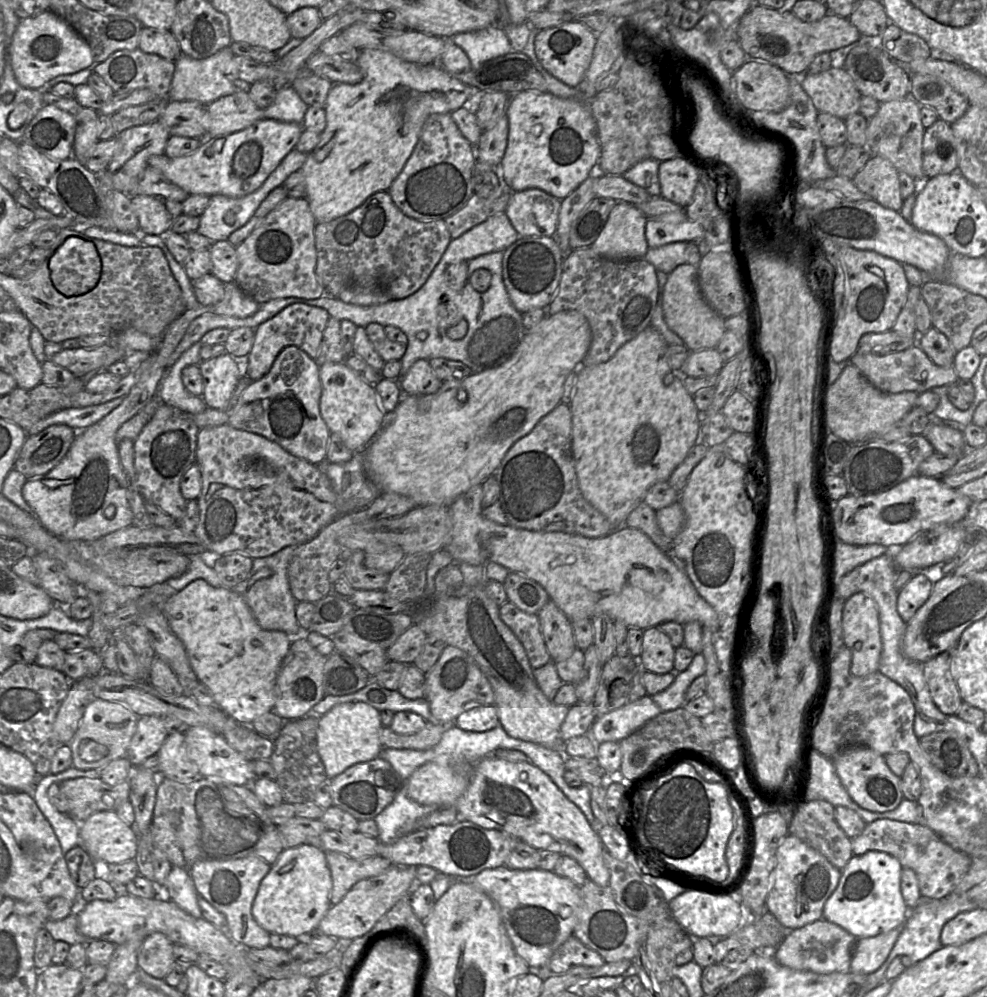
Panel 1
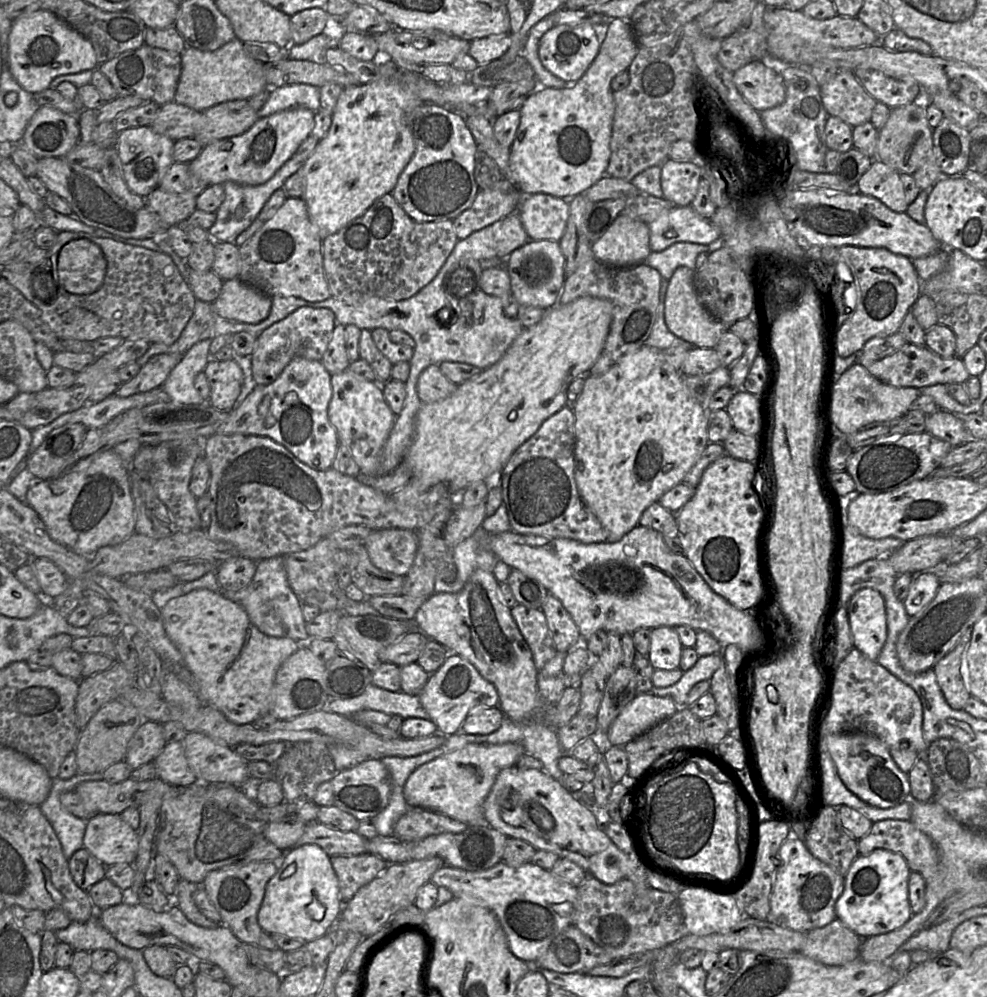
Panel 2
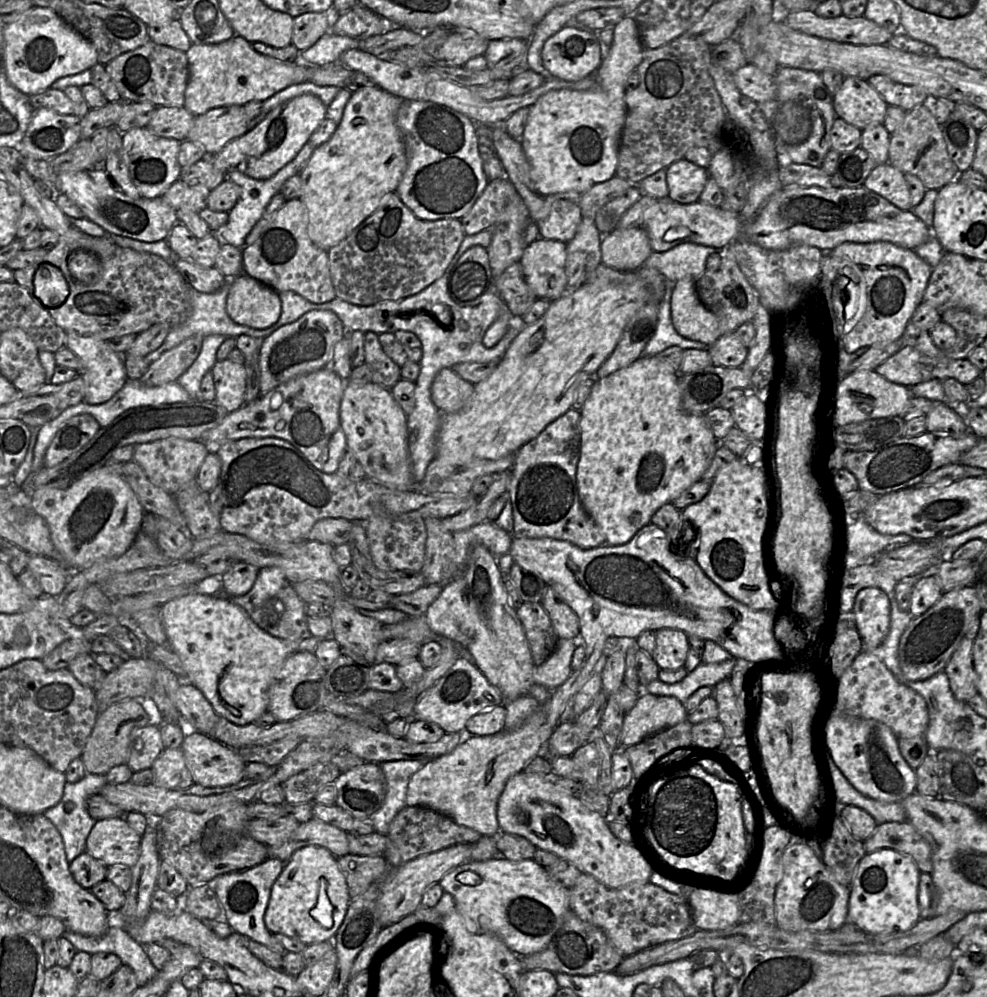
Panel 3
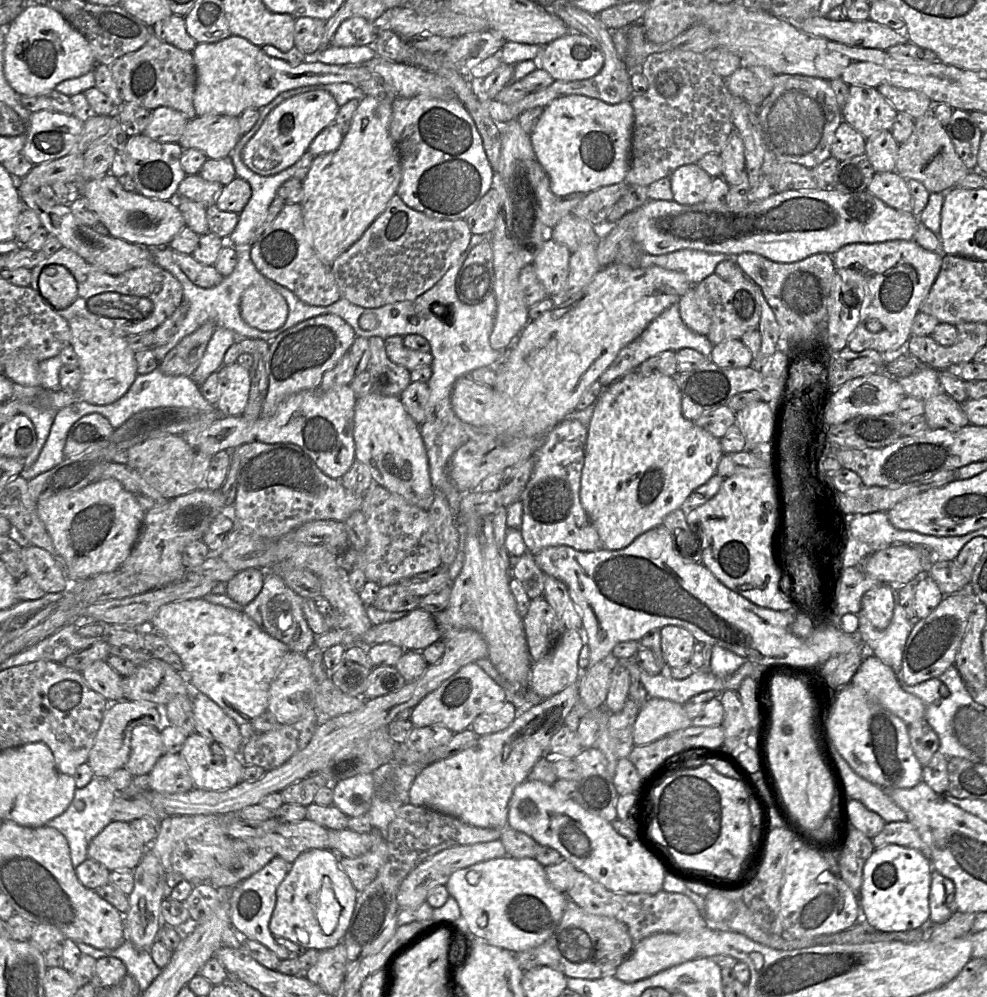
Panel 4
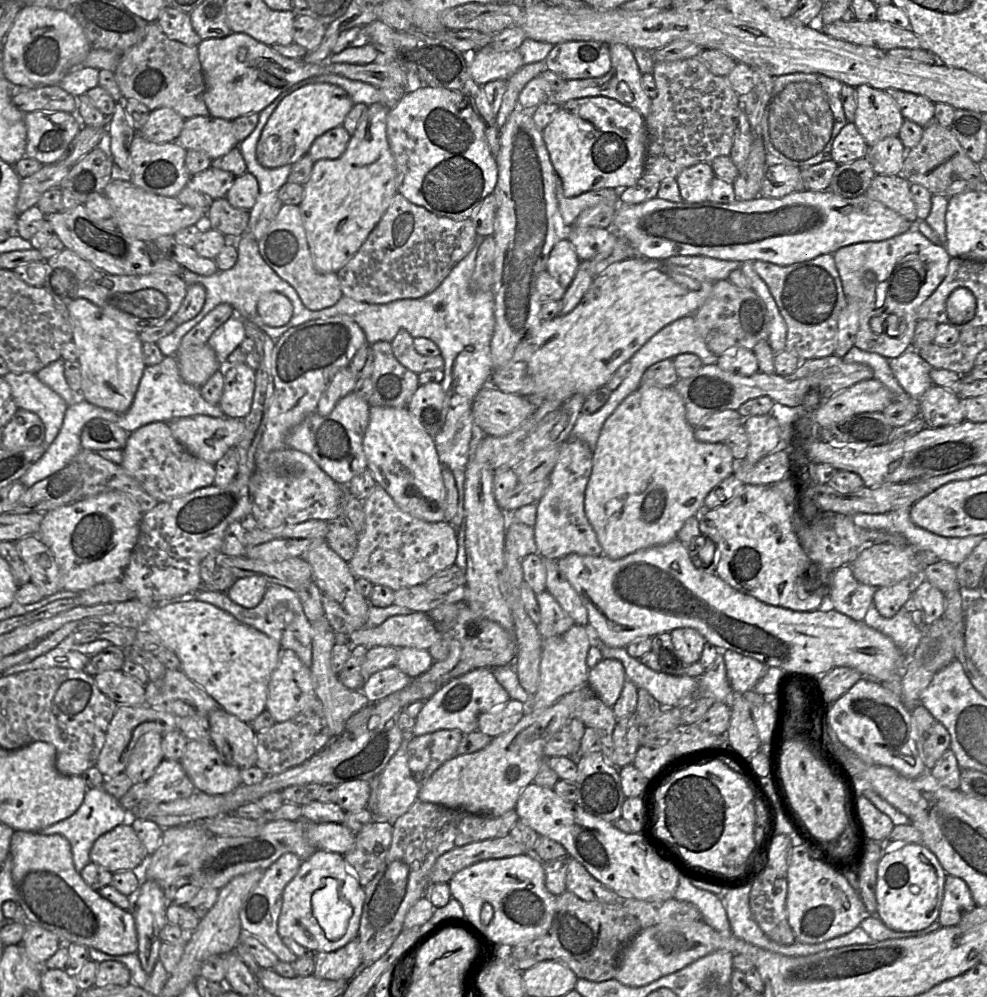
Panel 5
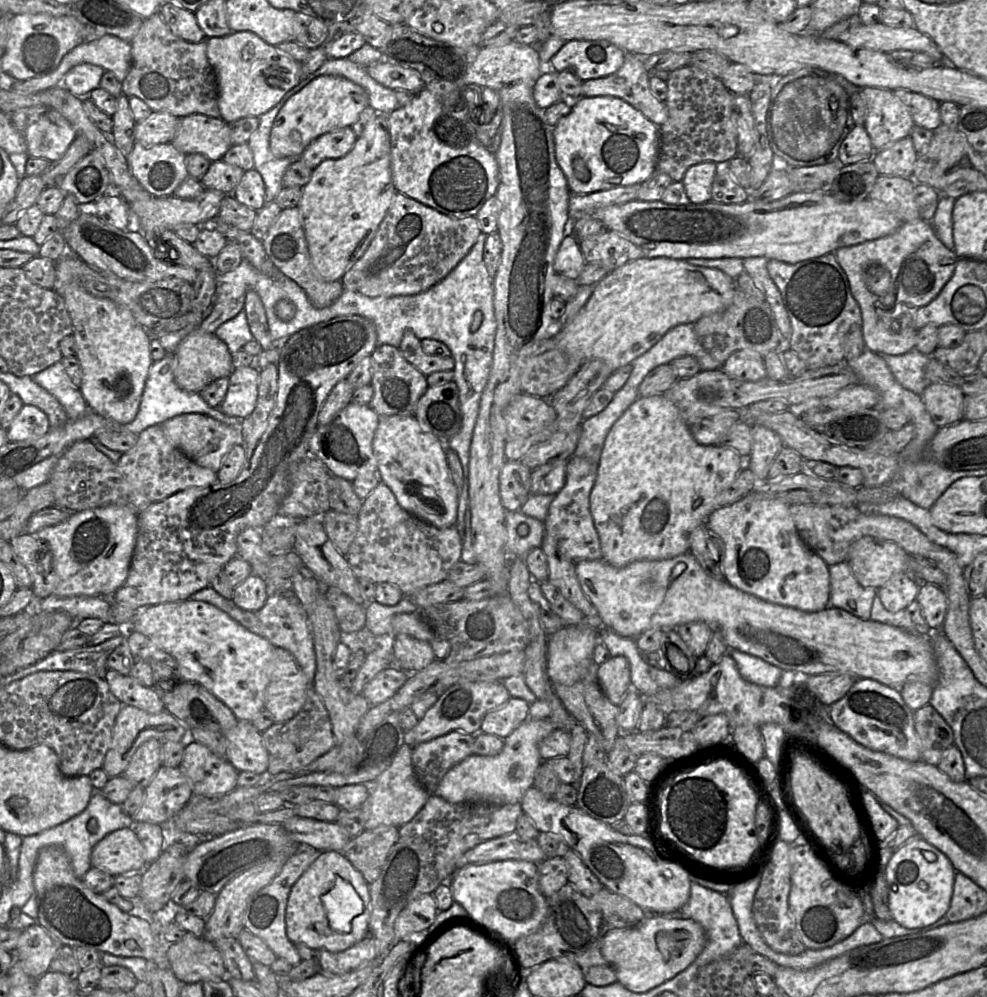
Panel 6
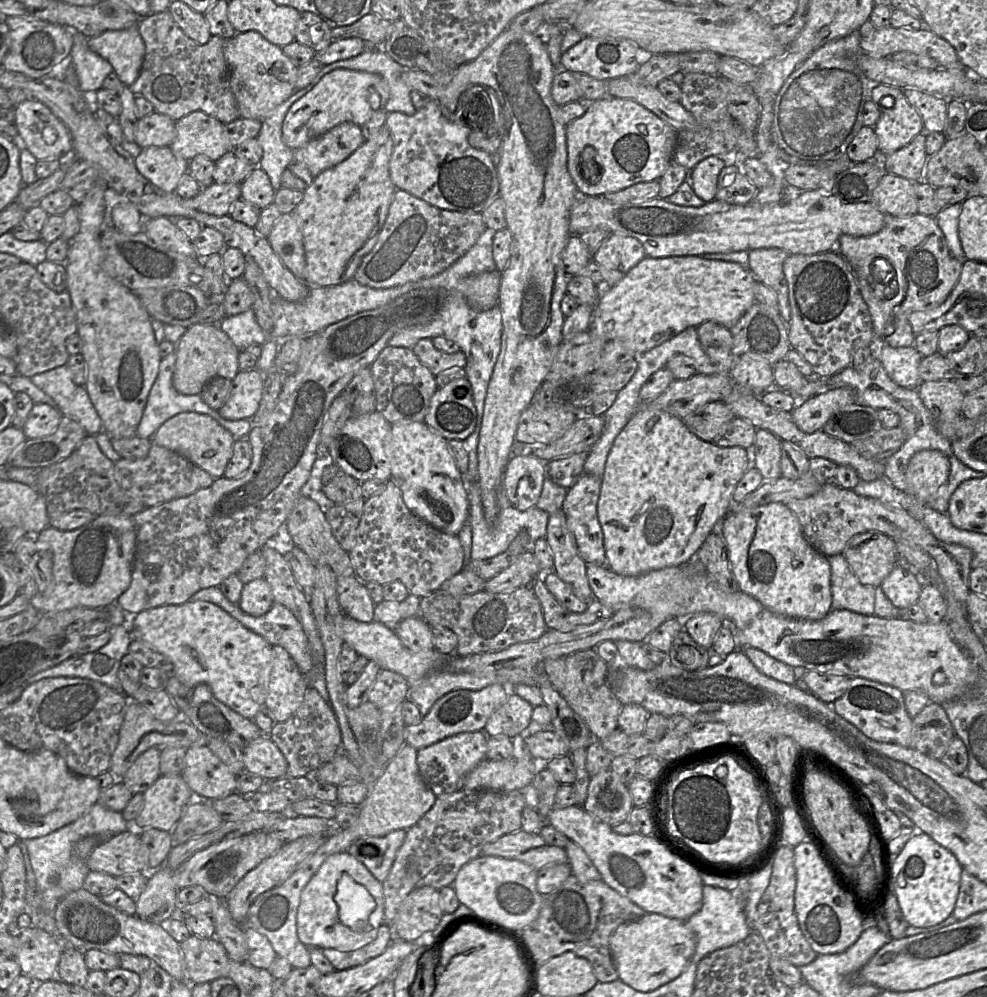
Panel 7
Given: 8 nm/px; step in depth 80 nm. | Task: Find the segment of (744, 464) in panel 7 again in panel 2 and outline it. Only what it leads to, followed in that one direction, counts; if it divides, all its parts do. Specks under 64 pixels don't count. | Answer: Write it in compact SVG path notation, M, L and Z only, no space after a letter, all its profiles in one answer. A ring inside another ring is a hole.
M643 345L624 354L606 373L599 376L588 375L584 380L583 388L573 408L575 416L574 477L581 498L602 524L609 542L619 541L639 524L639 519L647 507L658 502L671 488L682 483L710 442L707 429L708 410L691 395L684 382L684 376L692 375L683 375L680 369L675 369L666 360L663 350Z

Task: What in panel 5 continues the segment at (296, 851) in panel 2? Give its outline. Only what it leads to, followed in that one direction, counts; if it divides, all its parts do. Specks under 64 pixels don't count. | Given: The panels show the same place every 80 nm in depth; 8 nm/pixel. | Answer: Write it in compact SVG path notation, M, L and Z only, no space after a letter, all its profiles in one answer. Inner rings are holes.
M323 849L315 850L303 860L297 874L285 886L278 920L278 933L288 937L313 952L332 952L357 938L365 890L348 867L343 855Z

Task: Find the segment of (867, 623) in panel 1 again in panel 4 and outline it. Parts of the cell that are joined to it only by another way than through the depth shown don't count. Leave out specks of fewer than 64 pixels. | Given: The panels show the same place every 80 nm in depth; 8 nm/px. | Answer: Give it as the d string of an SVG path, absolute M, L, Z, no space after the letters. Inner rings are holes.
M889 585L873 588L863 595L859 614L865 616L877 630L885 630L893 618L894 597L895 590Z

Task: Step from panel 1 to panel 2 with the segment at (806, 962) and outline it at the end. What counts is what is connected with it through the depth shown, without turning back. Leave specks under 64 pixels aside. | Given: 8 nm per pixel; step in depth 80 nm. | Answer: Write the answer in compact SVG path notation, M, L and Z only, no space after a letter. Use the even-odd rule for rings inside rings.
M836 918L824 927L806 932L804 946L799 952L824 965L840 966L859 958L859 949L863 939Z

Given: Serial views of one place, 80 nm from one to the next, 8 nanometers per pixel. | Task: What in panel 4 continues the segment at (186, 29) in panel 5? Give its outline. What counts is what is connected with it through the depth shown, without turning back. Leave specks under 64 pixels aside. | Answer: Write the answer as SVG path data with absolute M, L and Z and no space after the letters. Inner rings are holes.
M172 14L151 27L151 33L161 41L171 44L181 50L190 51L197 42L188 34L184 16Z

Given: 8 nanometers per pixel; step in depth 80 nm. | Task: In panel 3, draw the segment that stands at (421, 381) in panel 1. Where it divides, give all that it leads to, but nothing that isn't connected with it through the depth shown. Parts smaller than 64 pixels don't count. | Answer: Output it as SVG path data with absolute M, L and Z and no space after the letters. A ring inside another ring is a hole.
M444 368L433 380L431 399L442 413L455 413L465 405L474 391L474 386L451 368Z

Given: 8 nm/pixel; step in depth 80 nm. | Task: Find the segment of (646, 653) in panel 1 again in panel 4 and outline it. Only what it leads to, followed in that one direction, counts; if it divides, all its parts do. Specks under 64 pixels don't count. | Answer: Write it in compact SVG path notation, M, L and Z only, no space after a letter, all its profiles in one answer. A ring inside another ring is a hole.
M667 625L660 629L660 634L667 667L676 668L688 664L696 644L691 632L680 626Z

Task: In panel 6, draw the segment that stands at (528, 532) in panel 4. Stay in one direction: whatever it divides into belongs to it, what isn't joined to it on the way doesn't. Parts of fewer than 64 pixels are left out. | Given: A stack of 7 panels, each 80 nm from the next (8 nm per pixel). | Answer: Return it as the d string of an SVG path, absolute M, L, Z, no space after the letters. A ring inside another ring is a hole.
M577 456L567 460L565 484L555 494L543 521L545 534L555 537L562 554L575 561L603 559L599 535L590 512L590 493L596 480L597 466L597 462Z

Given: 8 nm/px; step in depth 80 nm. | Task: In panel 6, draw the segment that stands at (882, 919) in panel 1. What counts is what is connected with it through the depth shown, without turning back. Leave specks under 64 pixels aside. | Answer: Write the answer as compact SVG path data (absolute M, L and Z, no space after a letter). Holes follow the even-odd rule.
M921 837L905 842L890 858L885 870L892 920L908 929L924 928L949 909L956 870L949 858Z

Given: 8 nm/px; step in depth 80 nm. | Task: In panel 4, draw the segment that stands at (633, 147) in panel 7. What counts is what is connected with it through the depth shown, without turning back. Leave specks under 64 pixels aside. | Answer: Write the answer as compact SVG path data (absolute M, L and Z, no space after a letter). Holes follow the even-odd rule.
M583 95L551 101L530 133L538 162L547 173L556 196L590 193L623 182L629 168L634 112L627 101L608 104Z

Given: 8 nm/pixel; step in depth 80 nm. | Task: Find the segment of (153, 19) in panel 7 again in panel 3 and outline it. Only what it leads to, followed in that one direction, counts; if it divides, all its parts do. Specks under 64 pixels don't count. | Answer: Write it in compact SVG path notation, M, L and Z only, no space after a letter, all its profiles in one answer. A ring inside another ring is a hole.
M148 40L137 49L125 52L105 64L105 70L116 86L122 100L151 102L158 106L182 107L189 80L186 53Z

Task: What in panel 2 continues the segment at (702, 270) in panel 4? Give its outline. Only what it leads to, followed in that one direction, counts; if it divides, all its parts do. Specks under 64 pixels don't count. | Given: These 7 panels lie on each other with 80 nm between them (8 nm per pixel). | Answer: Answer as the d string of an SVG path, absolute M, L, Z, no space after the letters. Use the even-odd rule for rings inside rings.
M677 242L663 251L651 251L642 262L656 269L662 278L669 280L680 266L696 270L696 258L702 252L710 252L714 246L691 242Z

